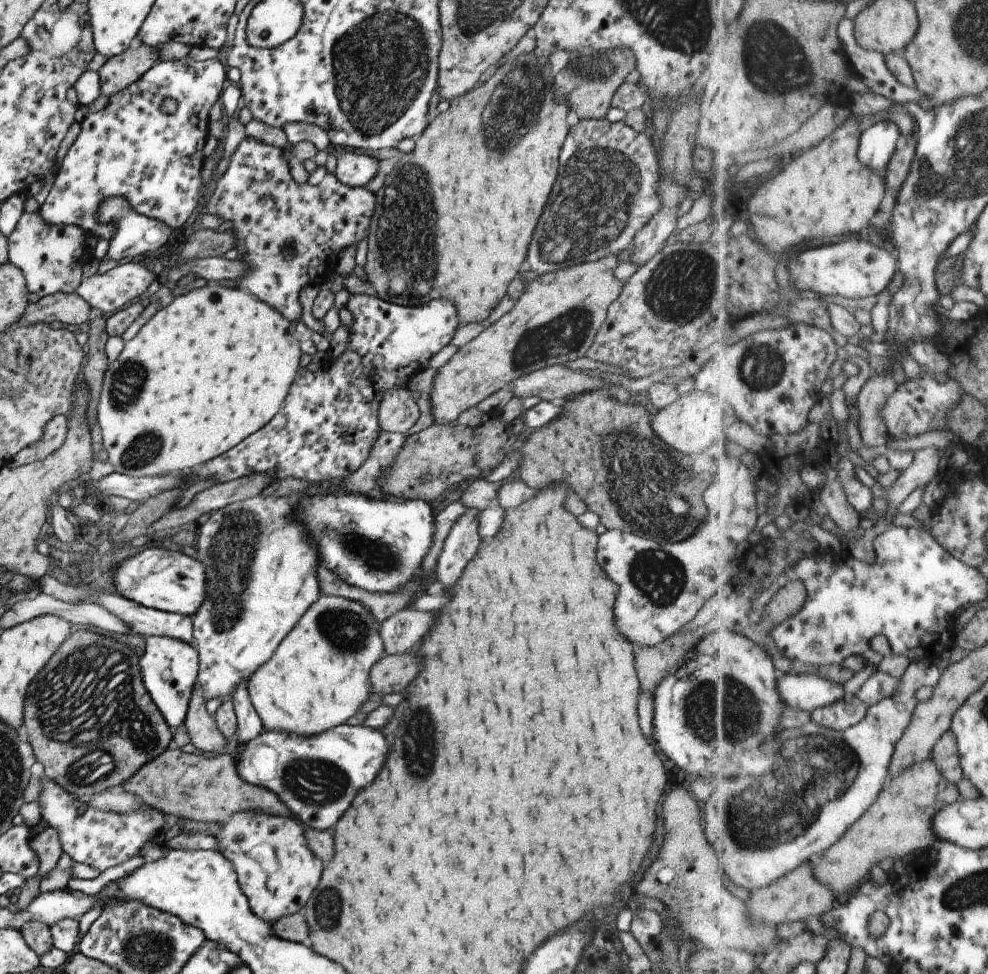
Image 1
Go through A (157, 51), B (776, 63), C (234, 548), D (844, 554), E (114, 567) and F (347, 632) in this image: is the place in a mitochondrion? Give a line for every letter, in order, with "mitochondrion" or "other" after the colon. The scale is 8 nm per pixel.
A: other
B: mitochondrion
C: mitochondrion
D: other
E: other
F: mitochondrion

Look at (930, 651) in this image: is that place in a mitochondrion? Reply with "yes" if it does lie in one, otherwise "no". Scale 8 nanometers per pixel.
no

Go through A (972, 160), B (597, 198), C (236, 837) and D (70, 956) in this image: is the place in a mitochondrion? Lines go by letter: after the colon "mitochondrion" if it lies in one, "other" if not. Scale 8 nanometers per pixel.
A: mitochondrion
B: mitochondrion
C: mitochondrion
D: other

